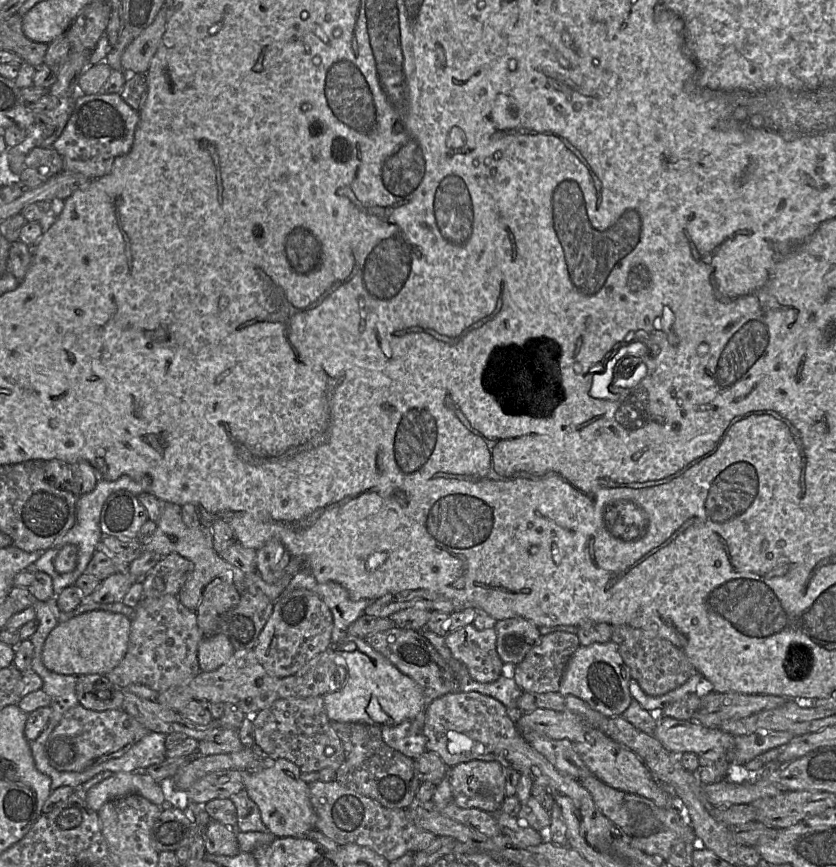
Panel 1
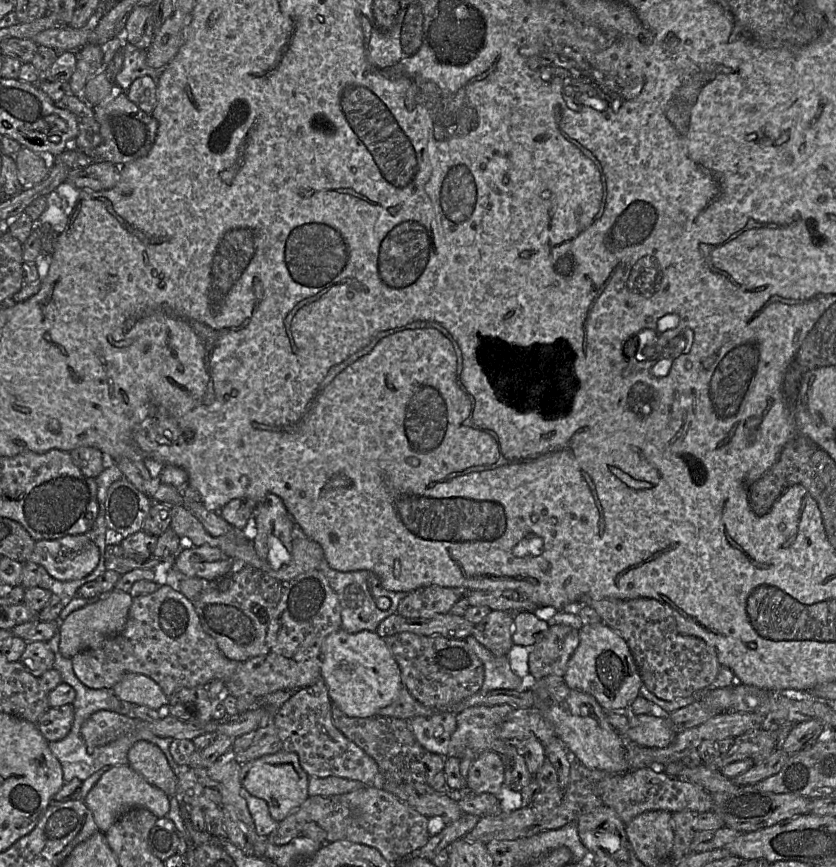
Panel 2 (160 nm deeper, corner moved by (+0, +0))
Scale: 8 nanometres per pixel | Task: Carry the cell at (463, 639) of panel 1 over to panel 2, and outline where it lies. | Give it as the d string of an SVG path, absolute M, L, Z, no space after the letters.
M491 610L474 625L472 636L494 656L507 656L513 645L513 614L504 610Z

